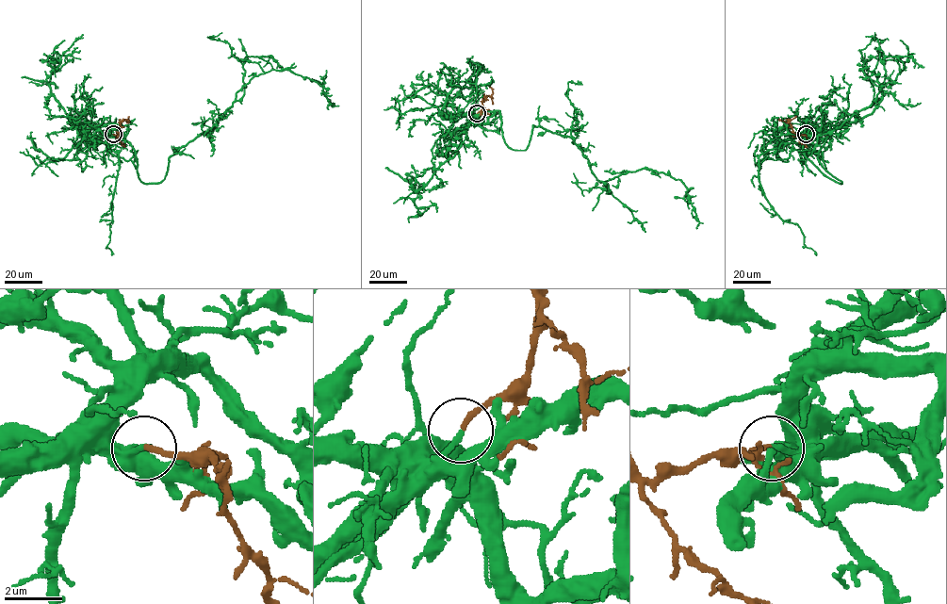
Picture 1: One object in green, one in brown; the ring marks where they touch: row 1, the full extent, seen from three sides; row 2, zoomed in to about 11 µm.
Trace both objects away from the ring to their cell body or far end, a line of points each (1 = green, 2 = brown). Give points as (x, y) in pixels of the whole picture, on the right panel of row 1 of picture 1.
1: (806, 134), (804, 155), (841, 183), (818, 151), (873, 101), (860, 70), (900, 104), (921, 103)
2: (805, 134), (797, 136), (789, 120), (788, 122), (779, 121)

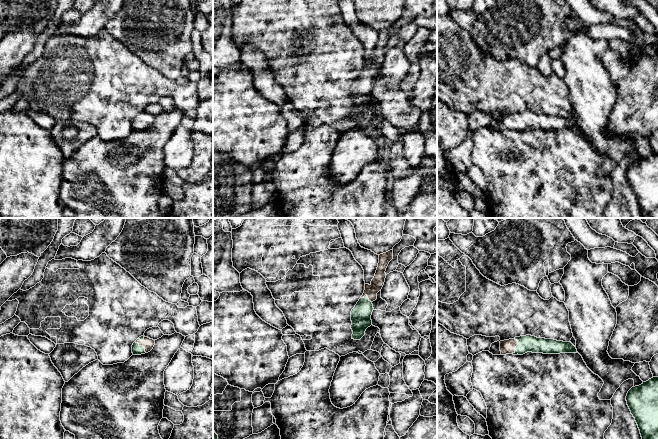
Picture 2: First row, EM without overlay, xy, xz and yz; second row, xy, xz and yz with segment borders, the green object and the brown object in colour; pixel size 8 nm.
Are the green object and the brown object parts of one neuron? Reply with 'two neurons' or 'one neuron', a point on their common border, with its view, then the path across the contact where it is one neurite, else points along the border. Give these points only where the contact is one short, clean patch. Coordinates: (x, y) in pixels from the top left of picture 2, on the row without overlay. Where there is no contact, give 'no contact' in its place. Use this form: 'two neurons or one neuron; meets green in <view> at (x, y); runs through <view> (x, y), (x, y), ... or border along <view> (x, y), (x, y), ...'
one neuron; meets green in yz at (516, 122)

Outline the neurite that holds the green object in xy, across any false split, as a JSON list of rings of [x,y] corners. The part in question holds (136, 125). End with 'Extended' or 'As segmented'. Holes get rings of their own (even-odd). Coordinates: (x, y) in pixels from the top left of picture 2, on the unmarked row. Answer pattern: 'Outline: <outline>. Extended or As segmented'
Outline: [[[139,113],[132,121],[133,131],[141,131],[150,128],[155,121],[155,116],[145,113]]]. Extended

